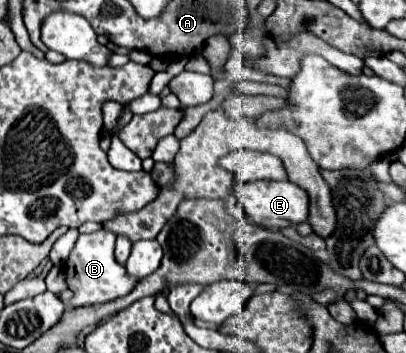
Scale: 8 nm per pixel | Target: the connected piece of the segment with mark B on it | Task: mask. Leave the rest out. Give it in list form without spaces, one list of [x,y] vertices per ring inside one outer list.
[[[97,230],[93,234],[79,236],[71,256],[65,262],[67,286],[73,290],[71,306],[103,304],[103,302],[115,300],[119,296],[125,296],[129,292],[129,288],[137,284],[137,280],[131,280],[131,276],[127,276],[125,268],[115,262],[113,248],[115,248],[115,236],[107,230]]]

